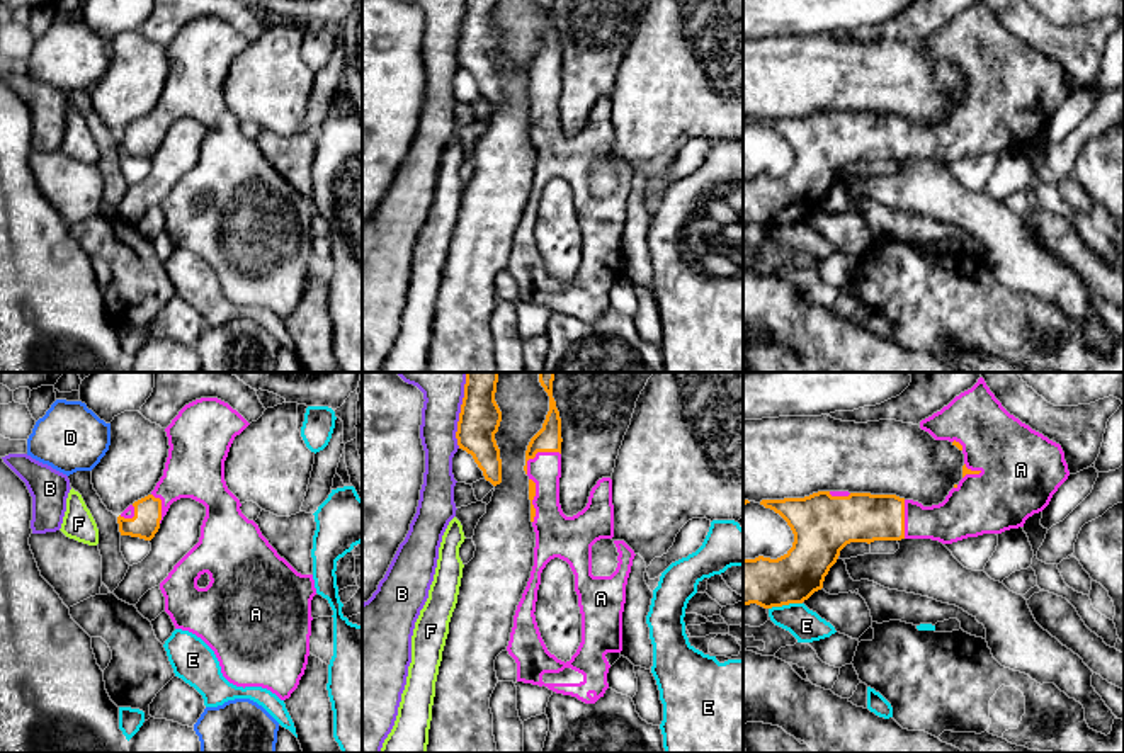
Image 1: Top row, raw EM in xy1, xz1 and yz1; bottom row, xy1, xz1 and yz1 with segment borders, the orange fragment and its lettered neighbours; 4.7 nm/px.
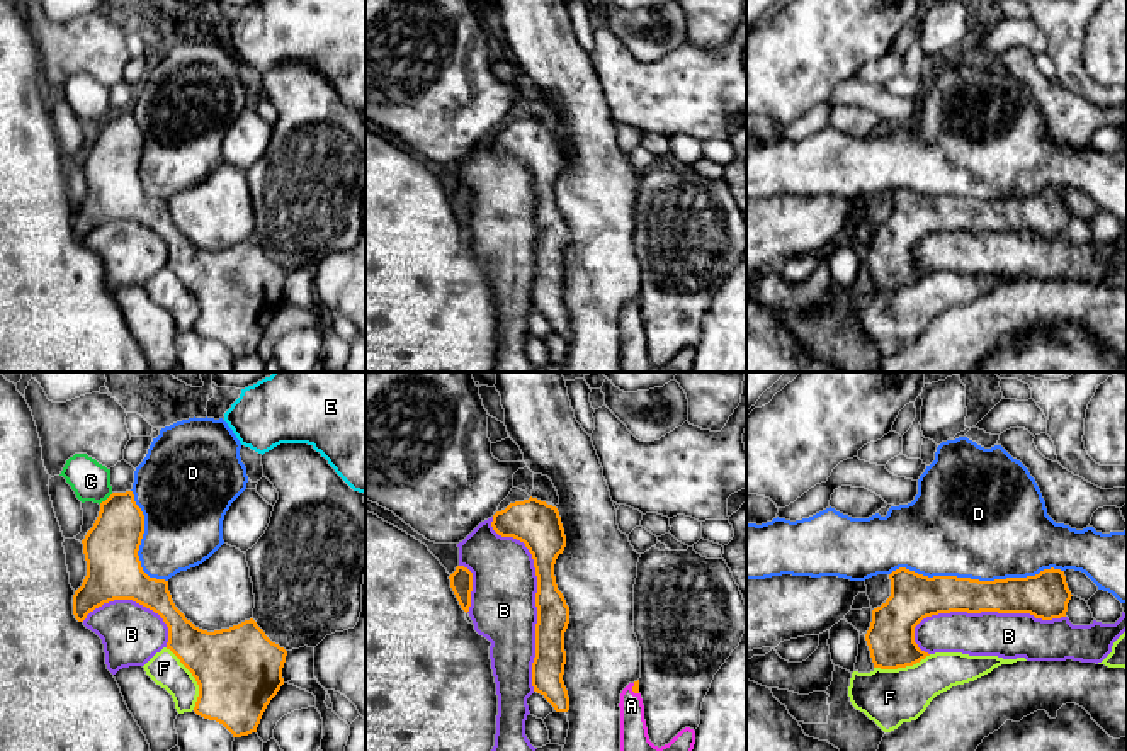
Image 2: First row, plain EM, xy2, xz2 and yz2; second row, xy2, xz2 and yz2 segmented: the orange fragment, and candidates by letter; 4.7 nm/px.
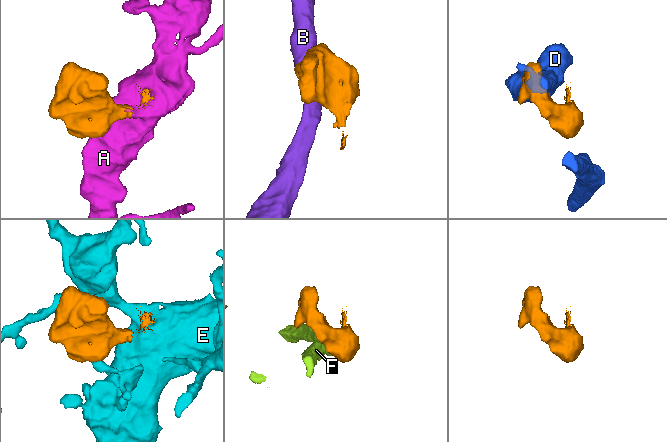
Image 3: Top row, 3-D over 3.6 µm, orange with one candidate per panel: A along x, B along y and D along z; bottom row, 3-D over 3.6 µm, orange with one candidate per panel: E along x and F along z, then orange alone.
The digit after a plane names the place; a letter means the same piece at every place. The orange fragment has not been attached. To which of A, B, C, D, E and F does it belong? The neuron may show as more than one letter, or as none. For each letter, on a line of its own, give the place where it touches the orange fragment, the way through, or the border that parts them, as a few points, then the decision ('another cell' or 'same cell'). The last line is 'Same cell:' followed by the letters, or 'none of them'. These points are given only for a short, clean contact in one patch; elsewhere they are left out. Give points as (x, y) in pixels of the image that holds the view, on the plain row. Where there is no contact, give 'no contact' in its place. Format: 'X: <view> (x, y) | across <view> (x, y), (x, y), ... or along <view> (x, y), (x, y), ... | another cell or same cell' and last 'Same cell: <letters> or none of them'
A: xz1 (538, 70) | same cell
B: xz2 (536, 216) | another cell
C: xy2 (107, 118) | along xy2 (113, 112), (99, 123) | another cell
D: yz2 (976, 199) | another cell
E: yz1 (784, 223) | along yz1 (801, 221), (769, 228) | another cell
F: xy2 (194, 296) | another cell
Same cell: A

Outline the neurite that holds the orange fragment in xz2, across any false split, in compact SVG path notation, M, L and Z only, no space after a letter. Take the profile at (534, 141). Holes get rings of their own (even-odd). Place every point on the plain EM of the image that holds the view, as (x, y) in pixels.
M530 116L496 131L491 146L501 156L513 156L524 161L532 173L537 195L532 306L556 331L568 331L569 316L563 294L566 284L564 251L569 243L569 226L558 209L554 195L556 178L566 167L559 131L556 126Z

